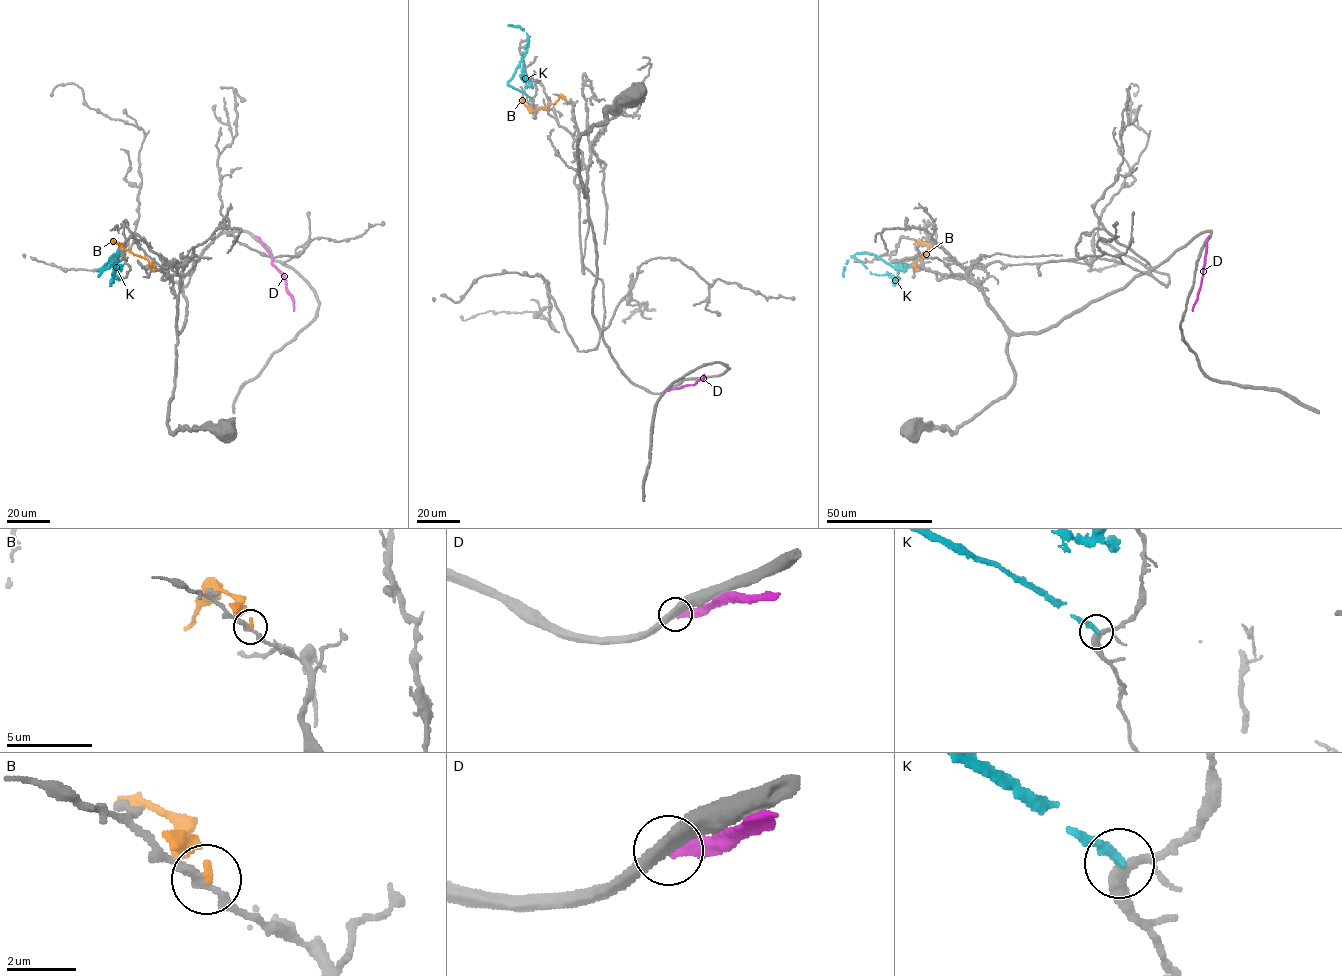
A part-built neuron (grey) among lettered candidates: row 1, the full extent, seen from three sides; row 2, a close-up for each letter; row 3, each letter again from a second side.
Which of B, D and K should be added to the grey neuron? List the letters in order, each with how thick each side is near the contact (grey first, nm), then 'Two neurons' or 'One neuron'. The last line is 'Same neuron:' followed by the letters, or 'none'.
B: Thickness 280 nm (grey) against 170 nm. Two neurons
D: Thickness 480 nm (grey) against 420 nm. Two neurons
K: Thickness 360 nm (grey) against 320 nm. Two neurons
Same neuron: none

